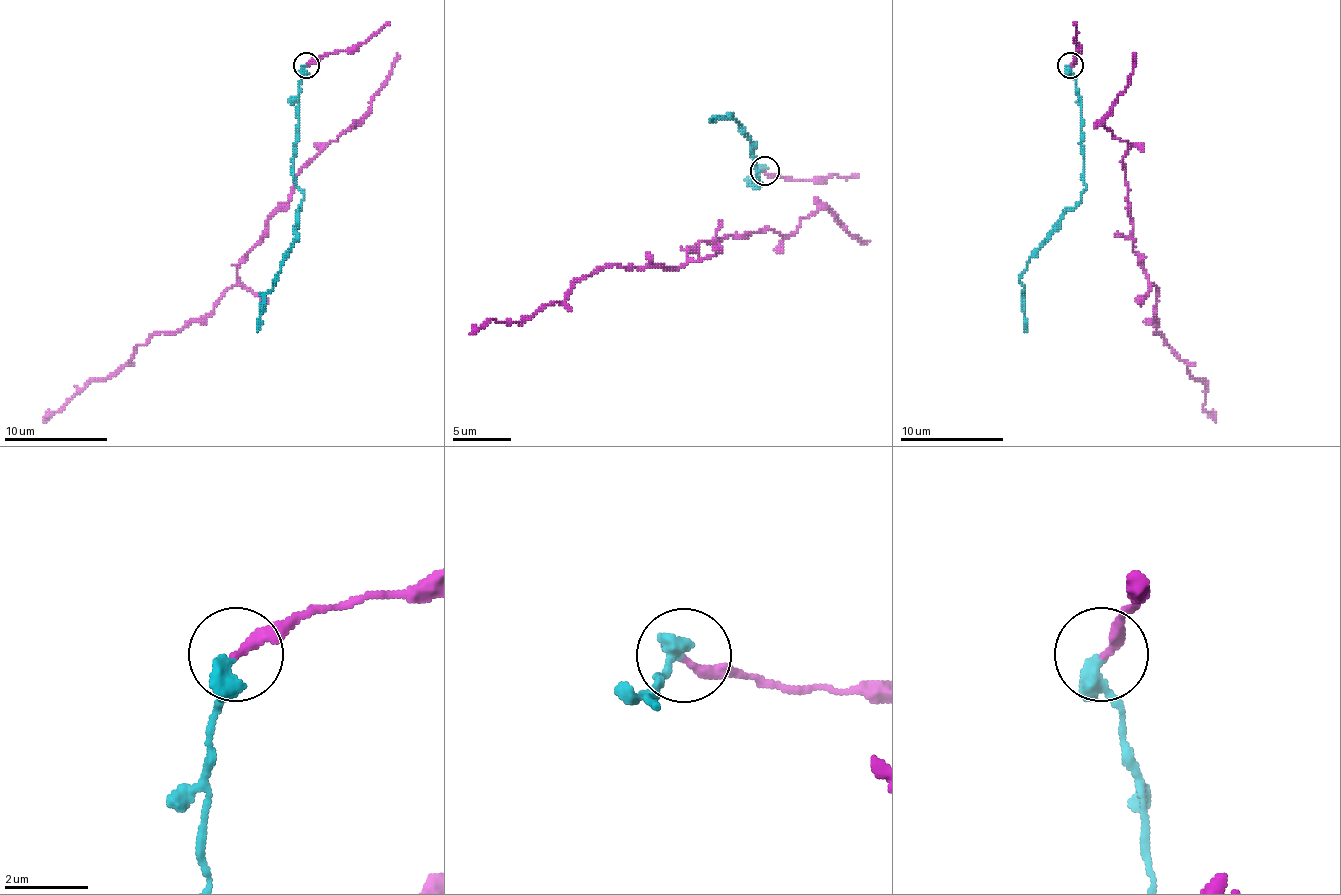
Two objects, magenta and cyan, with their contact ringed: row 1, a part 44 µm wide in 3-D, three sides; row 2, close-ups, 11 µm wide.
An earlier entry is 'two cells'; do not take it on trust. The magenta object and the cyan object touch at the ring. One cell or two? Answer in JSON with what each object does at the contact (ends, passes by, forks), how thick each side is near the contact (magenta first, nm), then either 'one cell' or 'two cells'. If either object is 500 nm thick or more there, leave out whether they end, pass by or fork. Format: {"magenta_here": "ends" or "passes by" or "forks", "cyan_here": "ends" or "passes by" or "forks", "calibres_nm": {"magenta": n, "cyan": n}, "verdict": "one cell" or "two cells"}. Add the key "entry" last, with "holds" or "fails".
{"magenta_here": "ends", "cyan_here": "ends", "calibres_nm": {"magenta": 240, "cyan": 420}, "verdict": "one cell", "entry": "fails"}

